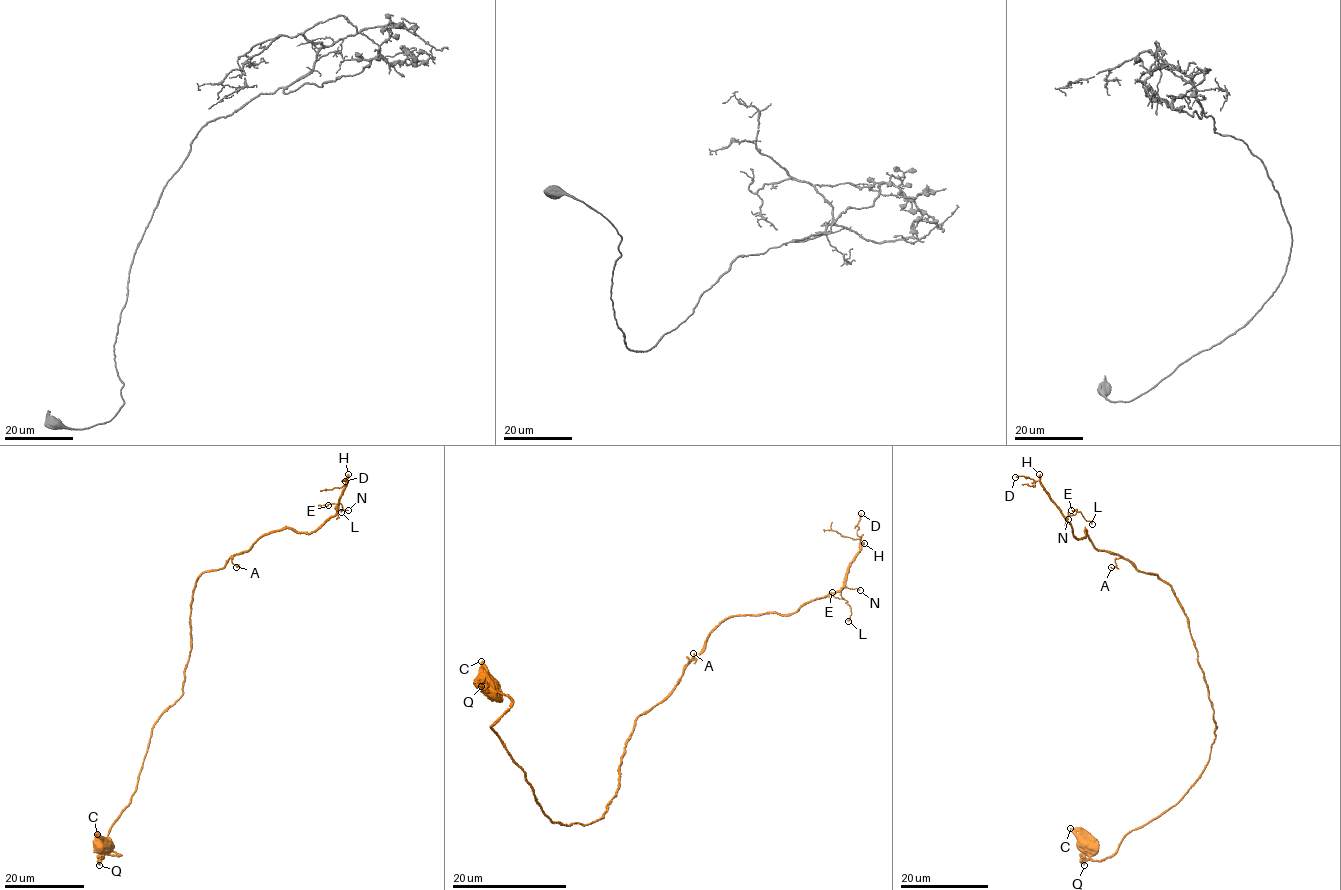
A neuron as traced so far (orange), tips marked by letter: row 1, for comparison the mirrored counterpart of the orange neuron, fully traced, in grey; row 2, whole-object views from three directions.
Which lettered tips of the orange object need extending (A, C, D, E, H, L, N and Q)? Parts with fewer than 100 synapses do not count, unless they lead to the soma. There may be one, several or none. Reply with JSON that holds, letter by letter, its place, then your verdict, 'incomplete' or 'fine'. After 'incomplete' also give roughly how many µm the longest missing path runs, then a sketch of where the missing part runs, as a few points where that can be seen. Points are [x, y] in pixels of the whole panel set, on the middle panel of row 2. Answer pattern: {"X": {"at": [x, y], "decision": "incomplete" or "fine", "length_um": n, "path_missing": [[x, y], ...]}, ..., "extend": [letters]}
{"A": {"at": [693, 653], "decision": "fine"}, "C": {"at": [481, 661], "decision": "fine"}, "D": {"at": [861, 513], "decision": "fine"}, "E": {"at": [832, 592], "decision": "fine"}, "H": {"at": [864, 543], "decision": "incomplete", "length_um": 90}, "L": {"at": [848, 621], "decision": "fine"}, "N": {"at": [860, 590], "decision": "fine"}, "Q": {"at": [481, 686], "decision": "fine"}, "extend": ["H"]}

